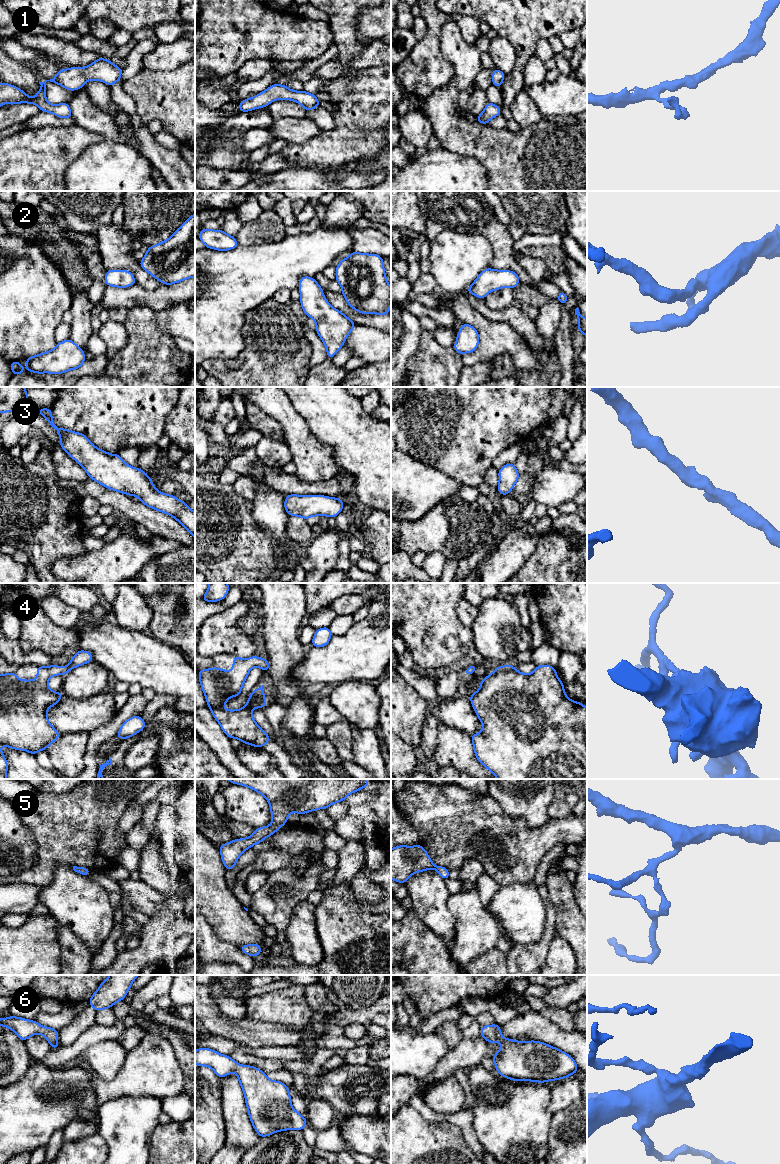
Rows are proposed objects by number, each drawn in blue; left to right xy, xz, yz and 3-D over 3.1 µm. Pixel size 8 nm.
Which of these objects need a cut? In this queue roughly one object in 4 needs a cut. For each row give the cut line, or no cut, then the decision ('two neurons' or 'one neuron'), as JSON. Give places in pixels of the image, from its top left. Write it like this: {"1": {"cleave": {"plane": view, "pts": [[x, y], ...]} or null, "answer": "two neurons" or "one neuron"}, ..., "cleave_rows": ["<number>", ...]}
{"1": {"cleave": null, "answer": "one neuron"}, "2": {"cleave": null, "answer": "one neuron"}, "3": {"cleave": null, "answer": "one neuron"}, "4": {"cleave": null, "answer": "one neuron"}, "5": {"cleave": null, "answer": "one neuron"}, "6": {"cleave": null, "answer": "one neuron"}, "cleave_rows": []}

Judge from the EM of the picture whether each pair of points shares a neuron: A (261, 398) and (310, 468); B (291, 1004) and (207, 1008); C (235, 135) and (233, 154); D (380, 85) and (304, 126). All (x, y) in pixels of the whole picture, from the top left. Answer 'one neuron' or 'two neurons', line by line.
A: one neuron
B: two neurons
C: one neuron
D: two neurons

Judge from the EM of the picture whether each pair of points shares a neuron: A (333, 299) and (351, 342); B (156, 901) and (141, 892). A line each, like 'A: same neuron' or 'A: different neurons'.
A: different neurons
B: same neuron

